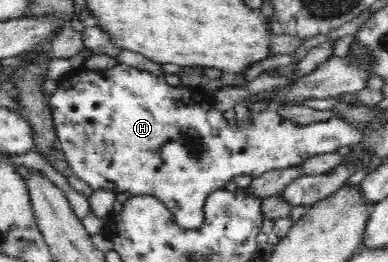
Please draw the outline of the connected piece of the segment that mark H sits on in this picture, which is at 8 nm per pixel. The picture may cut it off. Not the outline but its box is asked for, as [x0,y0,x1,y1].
[50,64,363,230]

